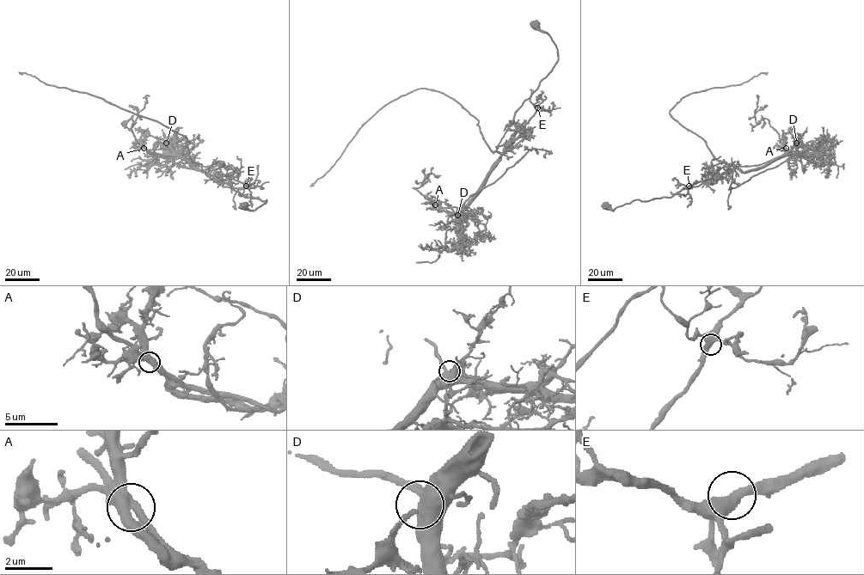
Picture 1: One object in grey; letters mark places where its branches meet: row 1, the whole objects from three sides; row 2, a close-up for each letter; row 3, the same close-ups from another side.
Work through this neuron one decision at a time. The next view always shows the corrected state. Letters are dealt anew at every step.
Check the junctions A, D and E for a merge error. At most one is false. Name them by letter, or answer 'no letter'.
A

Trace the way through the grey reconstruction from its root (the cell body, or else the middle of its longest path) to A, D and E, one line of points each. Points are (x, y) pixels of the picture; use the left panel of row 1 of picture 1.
A: (244, 205), (254, 210), (266, 199), (243, 197), (223, 186), (205, 174), (209, 166), (144, 148)
D: (244, 205), (254, 210), (266, 199), (243, 197), (223, 186), (205, 174), (209, 166), (194, 165), (166, 143)
E: (244, 205), (254, 210), (266, 200), (238, 194), (240, 196), (246, 186)

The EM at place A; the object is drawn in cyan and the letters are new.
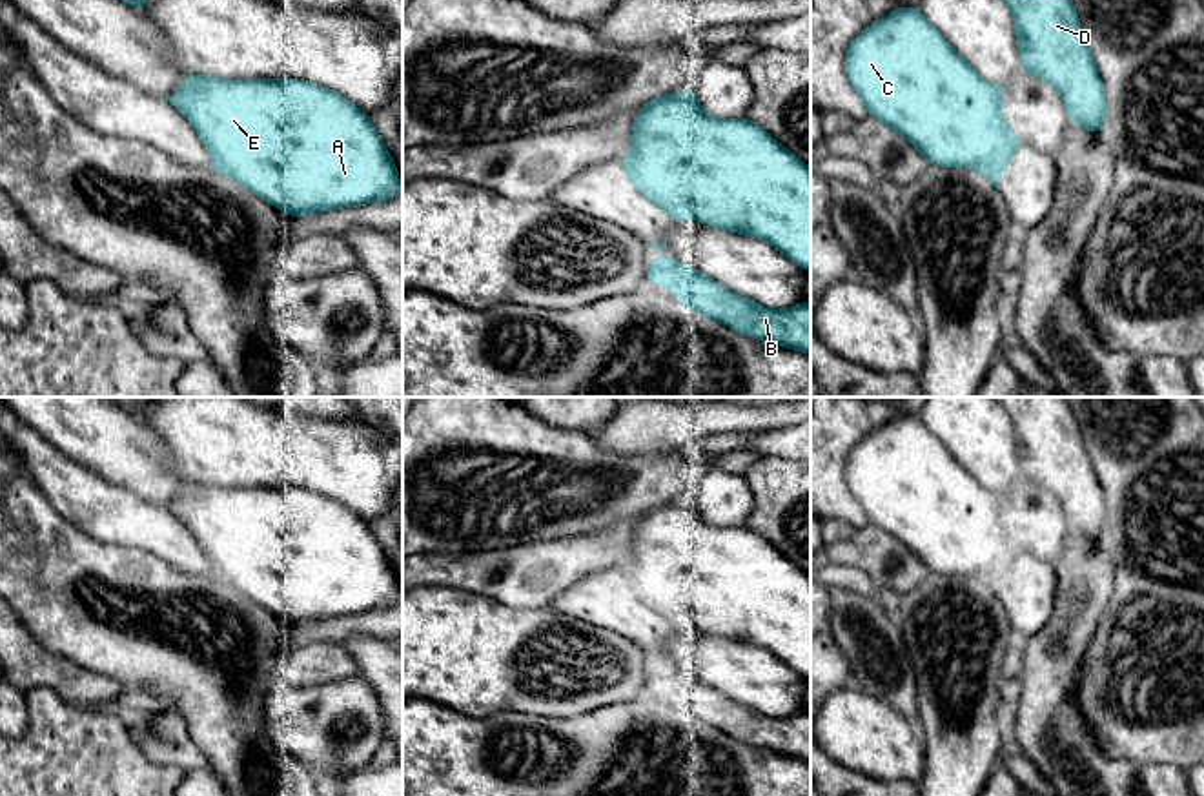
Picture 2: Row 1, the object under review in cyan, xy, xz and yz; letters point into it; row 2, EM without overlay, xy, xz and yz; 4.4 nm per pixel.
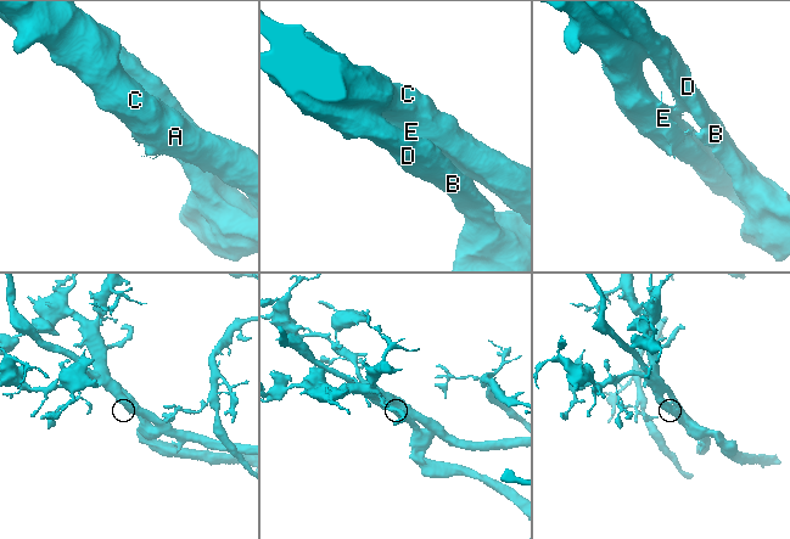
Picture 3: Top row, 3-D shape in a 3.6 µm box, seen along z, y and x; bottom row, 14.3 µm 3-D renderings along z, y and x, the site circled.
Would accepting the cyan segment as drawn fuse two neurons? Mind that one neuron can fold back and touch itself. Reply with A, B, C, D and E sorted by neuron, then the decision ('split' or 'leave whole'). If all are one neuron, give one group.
A C E / B D; split

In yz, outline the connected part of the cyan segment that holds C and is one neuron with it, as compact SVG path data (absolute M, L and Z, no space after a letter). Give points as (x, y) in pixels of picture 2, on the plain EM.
M902 415L867 434L849 454L845 483L867 521L945 576L982 576L1004 552L1000 499L940 443L920 415Z

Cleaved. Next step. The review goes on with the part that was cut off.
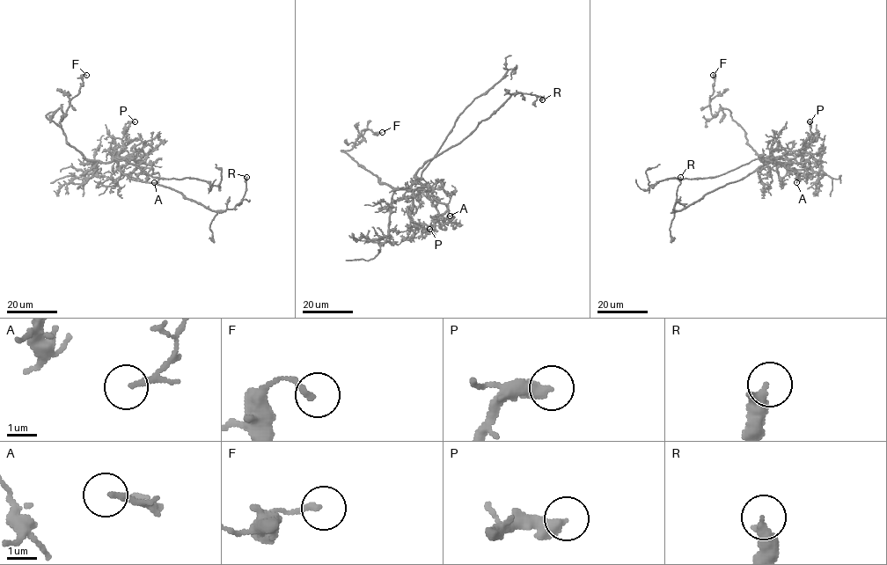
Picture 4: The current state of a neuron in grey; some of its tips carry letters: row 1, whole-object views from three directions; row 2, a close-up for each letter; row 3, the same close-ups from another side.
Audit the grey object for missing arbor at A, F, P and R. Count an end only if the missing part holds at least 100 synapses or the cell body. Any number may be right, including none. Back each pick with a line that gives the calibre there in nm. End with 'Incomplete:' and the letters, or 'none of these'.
Incomplete: none of these

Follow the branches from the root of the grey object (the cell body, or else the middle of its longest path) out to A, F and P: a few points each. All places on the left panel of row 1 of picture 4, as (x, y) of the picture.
A: (125, 157), (150, 165), (153, 172), (159, 174), (154, 182)
F: (125, 157), (86, 160), (46, 116), (58, 108), (66, 114), (69, 101), (79, 92), (82, 75), (86, 75)
P: (125, 157), (116, 158), (115, 156), (130, 141), (126, 138), (126, 132), (128, 126), (135, 121)

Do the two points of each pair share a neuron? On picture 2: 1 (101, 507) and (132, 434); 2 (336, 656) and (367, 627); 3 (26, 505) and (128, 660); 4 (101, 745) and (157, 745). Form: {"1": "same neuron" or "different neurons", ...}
{"1": "different neurons", "2": "different neurons", "3": "same neuron", "4": "different neurons"}

